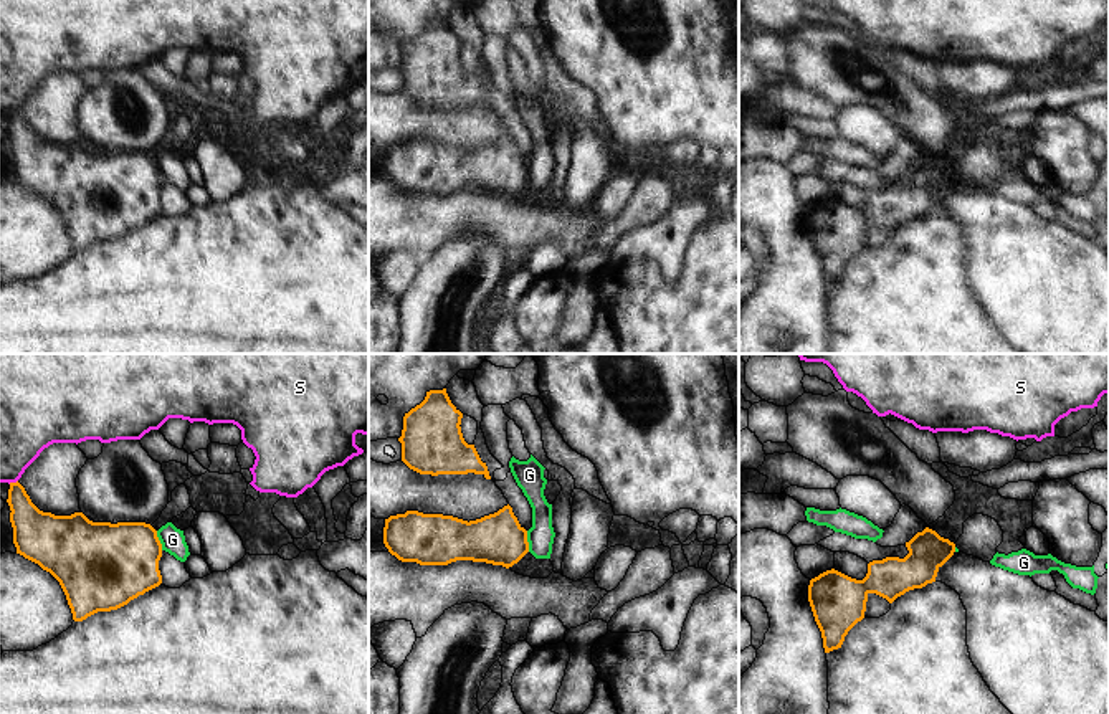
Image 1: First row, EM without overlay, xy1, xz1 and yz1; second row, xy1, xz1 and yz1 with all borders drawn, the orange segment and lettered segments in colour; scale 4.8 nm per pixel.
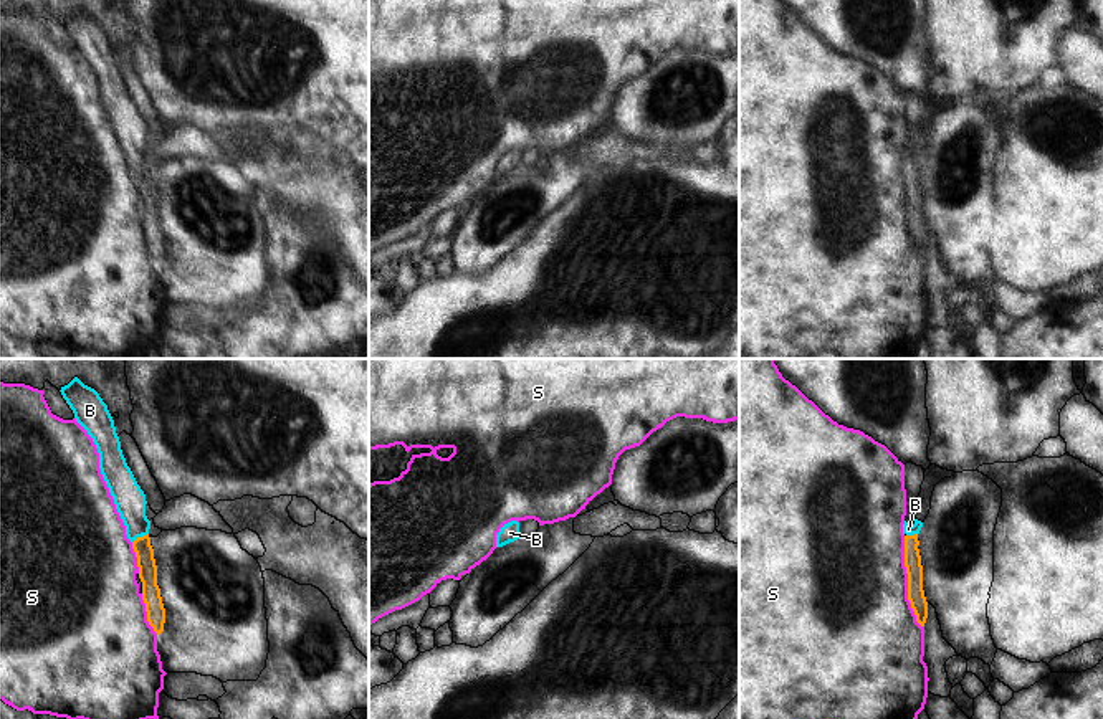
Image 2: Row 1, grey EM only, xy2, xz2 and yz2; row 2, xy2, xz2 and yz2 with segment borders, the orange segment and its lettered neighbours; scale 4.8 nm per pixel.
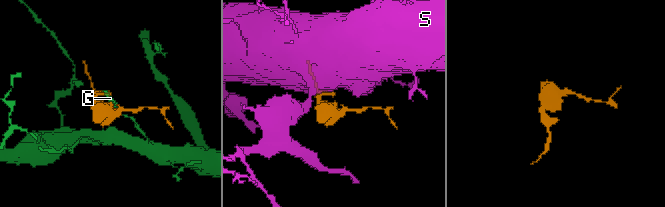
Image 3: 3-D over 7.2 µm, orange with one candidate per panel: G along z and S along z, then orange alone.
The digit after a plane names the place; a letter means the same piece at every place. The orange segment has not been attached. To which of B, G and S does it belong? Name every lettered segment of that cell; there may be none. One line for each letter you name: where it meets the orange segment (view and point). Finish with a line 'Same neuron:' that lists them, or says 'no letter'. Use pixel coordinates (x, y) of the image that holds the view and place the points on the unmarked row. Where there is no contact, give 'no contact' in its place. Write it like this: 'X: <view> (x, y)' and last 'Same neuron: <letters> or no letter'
B: xy2 (139, 167)
Same neuron: B

